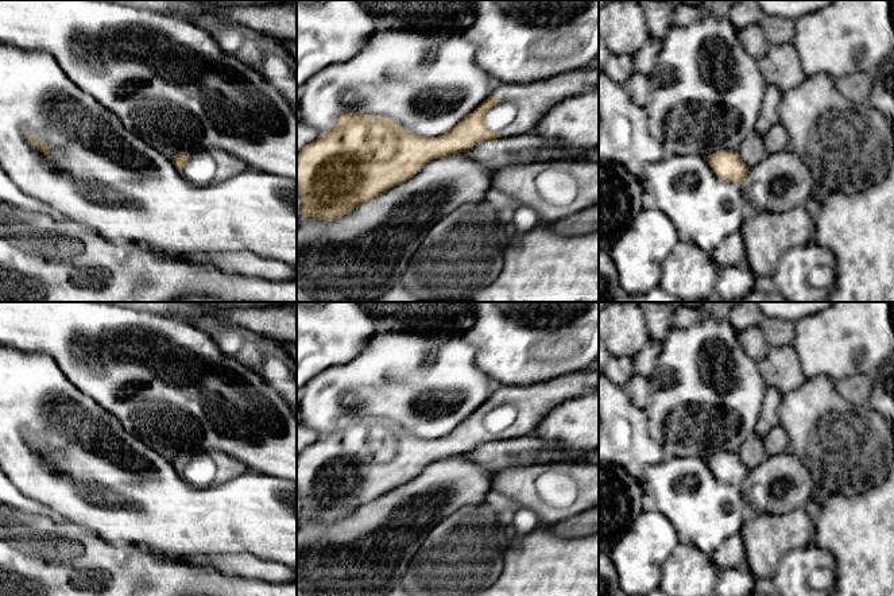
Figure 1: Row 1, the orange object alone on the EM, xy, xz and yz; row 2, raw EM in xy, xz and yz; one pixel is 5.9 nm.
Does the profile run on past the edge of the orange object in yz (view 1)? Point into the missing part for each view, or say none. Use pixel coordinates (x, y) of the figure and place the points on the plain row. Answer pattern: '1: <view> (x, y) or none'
1: none

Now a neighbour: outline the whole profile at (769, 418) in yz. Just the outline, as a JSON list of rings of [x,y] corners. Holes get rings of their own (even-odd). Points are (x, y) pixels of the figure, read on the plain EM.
[[[767,387],[767,391],[763,399],[762,411],[755,425],[754,434],[763,438],[773,427],[779,425],[778,410],[782,402],[782,395],[783,394],[779,392],[777,388]]]

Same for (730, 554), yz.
[[[735,534],[725,539],[711,558],[717,569],[744,569],[746,552],[744,541],[740,534]]]

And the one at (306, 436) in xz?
[[[297,423],[297,457],[302,453],[305,448],[311,445],[320,438],[320,433],[314,429]]]

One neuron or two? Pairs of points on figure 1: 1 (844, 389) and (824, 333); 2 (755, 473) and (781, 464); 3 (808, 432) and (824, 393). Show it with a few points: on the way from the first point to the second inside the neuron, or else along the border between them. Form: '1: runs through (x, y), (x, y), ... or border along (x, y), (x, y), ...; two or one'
1: border along (871, 375), (850, 375), (835, 383); two
2: runs through (762, 473), (771, 473), (774, 471); one
3: runs through (816, 422), (816, 402); one

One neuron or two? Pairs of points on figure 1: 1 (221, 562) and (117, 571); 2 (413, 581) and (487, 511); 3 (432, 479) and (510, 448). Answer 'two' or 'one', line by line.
1: two
2: one
3: two

